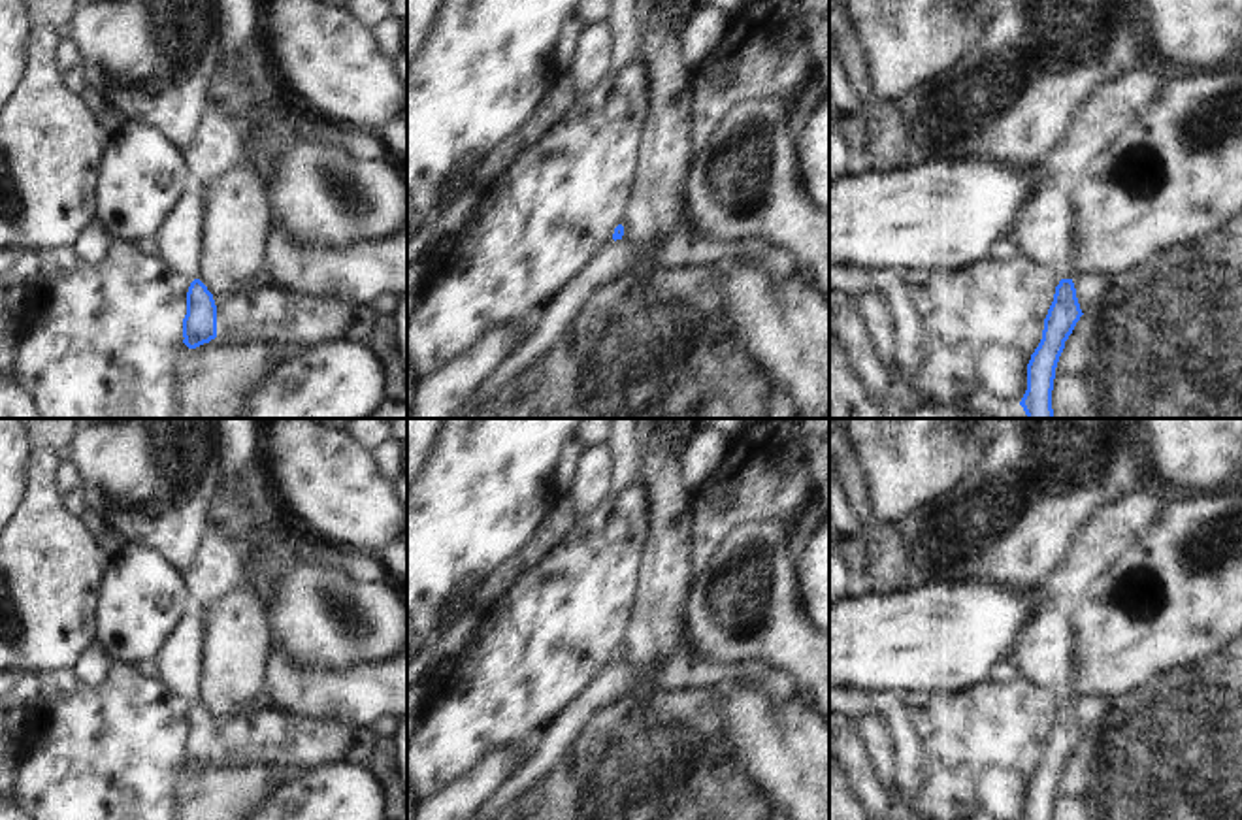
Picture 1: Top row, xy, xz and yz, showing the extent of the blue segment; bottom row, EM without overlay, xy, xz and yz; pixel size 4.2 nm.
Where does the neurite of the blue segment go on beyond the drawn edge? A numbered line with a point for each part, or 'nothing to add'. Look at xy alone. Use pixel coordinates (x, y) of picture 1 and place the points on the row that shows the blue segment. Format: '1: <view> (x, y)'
1: xy (178, 240)

